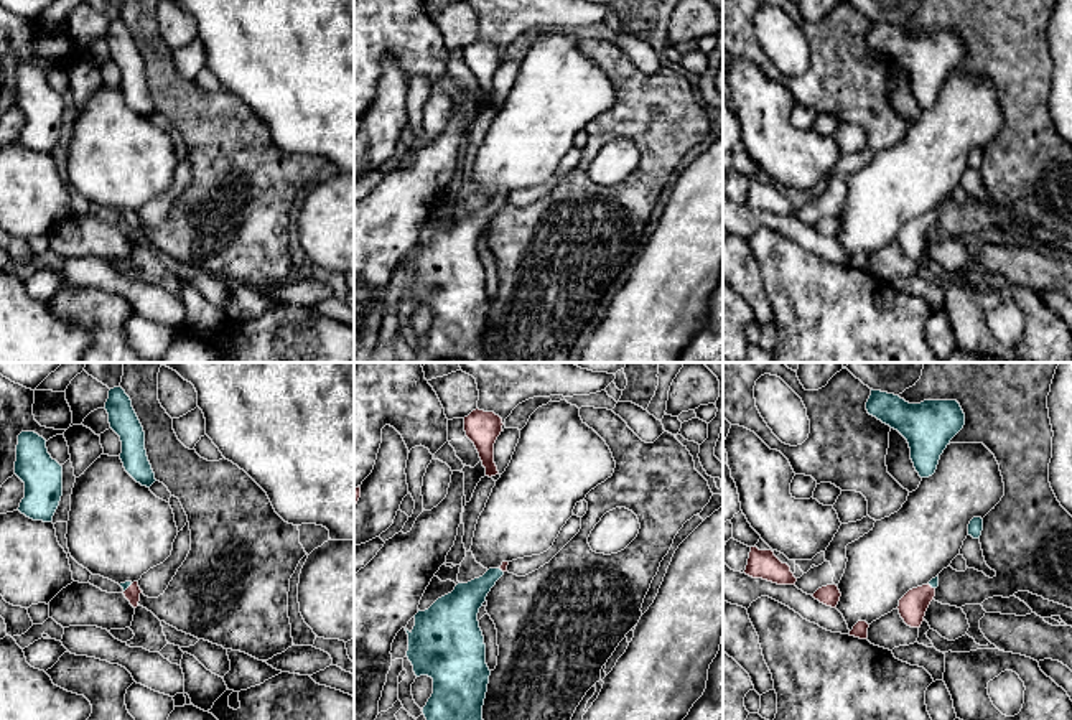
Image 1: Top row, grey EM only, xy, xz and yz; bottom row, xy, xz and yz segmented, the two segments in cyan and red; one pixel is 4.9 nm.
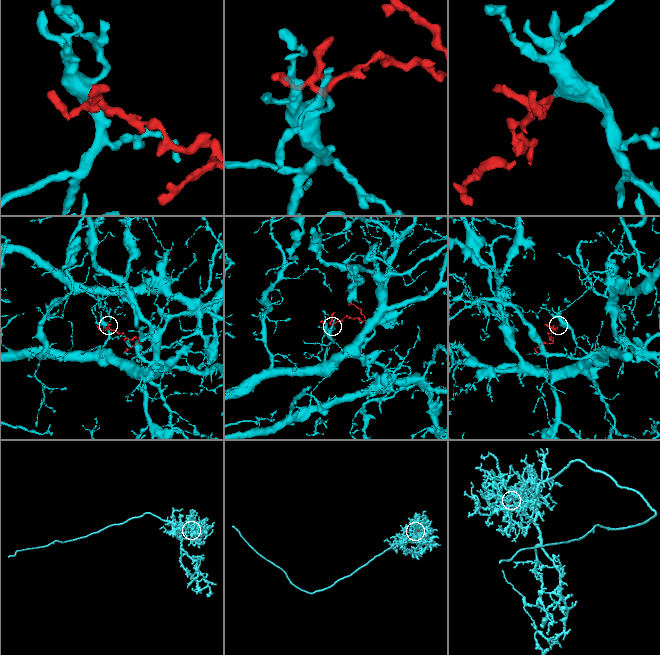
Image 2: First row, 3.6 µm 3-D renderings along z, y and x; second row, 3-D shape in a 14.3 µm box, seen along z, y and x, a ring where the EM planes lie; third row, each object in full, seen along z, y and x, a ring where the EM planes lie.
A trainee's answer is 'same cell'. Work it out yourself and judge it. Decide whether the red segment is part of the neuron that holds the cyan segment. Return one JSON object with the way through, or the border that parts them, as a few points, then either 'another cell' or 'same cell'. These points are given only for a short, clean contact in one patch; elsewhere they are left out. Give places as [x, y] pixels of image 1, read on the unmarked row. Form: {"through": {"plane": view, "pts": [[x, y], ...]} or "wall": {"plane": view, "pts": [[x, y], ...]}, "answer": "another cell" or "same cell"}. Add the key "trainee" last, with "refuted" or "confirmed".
{"through": {"plane": "xy", "pts": [[125, 216], [127, 218], [132, 224]]}, "answer": "same cell", "trainee": "confirmed"}

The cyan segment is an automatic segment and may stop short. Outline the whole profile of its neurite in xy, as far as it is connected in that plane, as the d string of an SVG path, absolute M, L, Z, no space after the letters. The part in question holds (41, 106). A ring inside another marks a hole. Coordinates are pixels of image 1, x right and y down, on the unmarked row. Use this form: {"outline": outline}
{"outline": "M38 64L18 66L15 105L25 114L25 129L18 142L33 152L51 153L63 127L63 97L51 89L46 71Z"}

